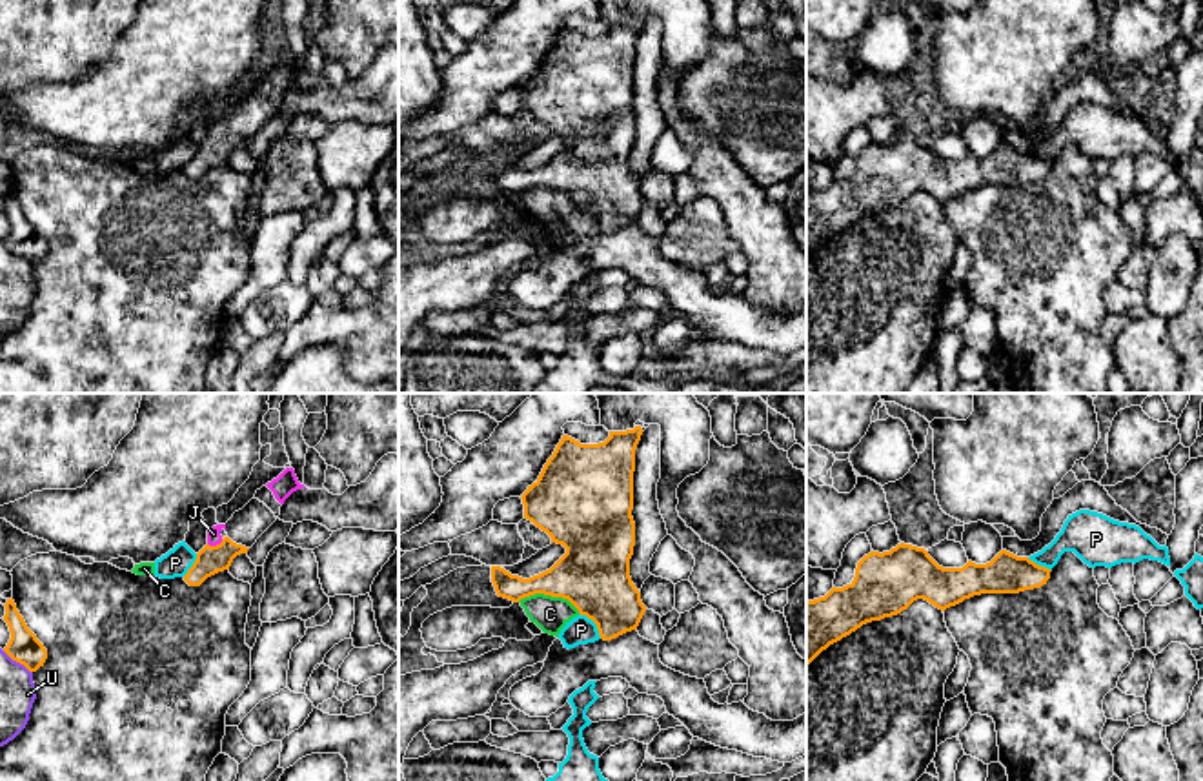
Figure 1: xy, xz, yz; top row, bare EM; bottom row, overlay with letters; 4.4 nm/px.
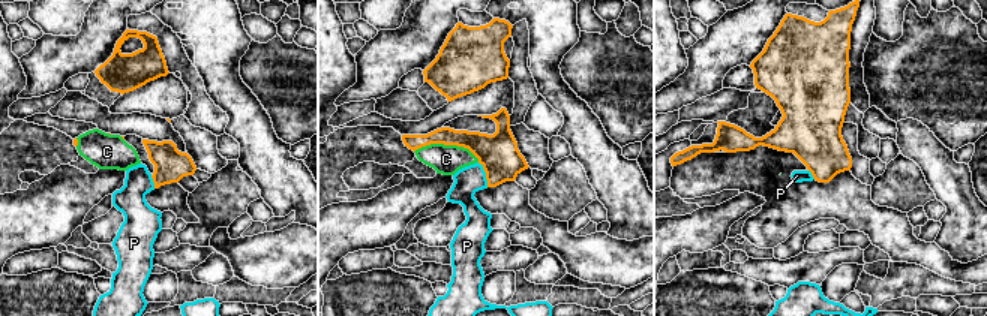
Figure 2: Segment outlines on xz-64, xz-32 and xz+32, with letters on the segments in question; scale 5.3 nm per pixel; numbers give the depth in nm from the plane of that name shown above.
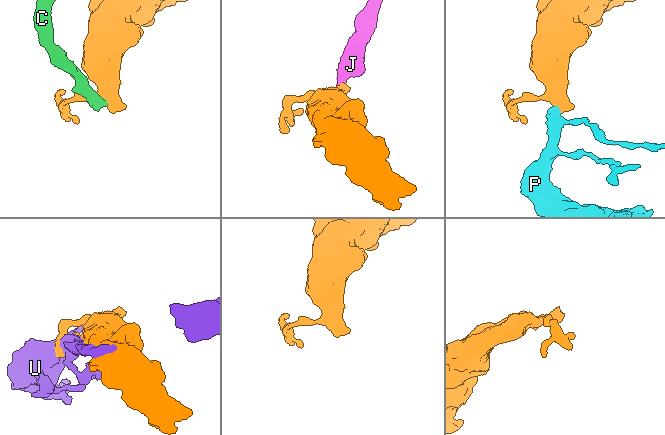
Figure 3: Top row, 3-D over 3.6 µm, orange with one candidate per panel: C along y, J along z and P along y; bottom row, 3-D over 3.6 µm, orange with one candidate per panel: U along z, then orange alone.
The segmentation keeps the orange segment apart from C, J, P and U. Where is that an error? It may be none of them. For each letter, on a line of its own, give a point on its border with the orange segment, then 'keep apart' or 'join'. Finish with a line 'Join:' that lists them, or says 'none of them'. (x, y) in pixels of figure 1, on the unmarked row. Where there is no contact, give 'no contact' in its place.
C: contact xz (548, 186); keep apart
J: contact xy (217, 137); join
P: contact xz (594, 213); keep apart
U: contact xy (17, 253); keep apart
Join: J

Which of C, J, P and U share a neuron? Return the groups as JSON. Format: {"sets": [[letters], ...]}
{"sets": [["C", "P"], ["J"], ["U"]]}

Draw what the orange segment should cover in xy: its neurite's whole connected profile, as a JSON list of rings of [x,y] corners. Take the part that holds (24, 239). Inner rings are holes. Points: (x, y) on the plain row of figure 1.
[[[7,191],[5,208],[4,213],[9,218],[11,231],[4,244],[16,255],[24,257],[29,264],[36,264],[40,259],[44,259],[47,251],[47,242],[44,237],[36,231],[36,228],[27,220],[24,209],[16,202],[16,197],[11,191]]]

